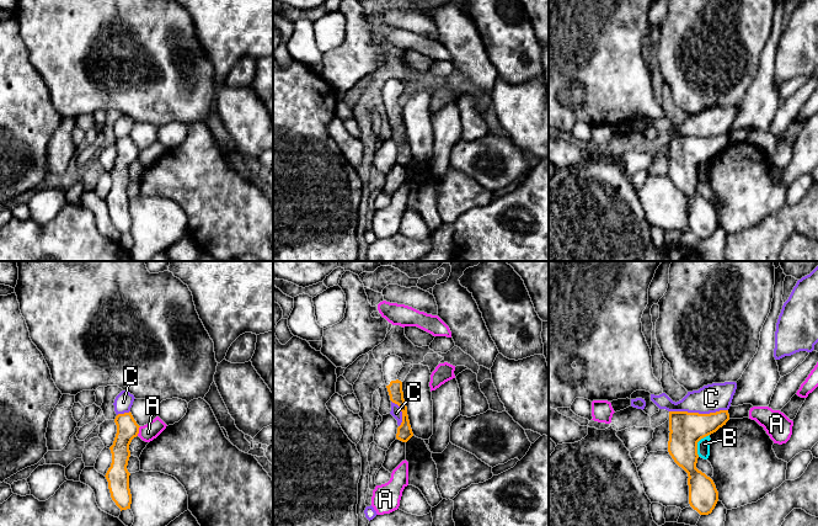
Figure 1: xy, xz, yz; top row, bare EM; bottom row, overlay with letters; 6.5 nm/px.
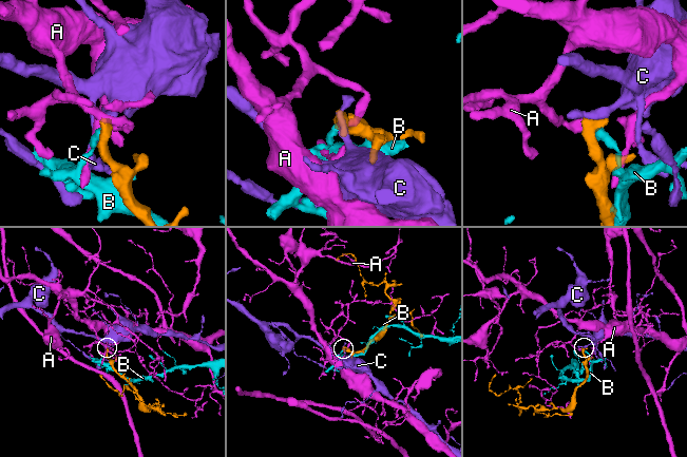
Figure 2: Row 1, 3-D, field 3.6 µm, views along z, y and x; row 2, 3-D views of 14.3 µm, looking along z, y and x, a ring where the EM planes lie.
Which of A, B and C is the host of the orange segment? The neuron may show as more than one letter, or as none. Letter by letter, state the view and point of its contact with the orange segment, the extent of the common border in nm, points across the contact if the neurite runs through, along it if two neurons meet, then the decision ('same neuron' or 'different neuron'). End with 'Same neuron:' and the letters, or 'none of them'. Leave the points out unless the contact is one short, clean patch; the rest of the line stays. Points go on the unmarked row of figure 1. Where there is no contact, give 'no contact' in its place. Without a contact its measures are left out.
A: meets orange in xy at (138, 155); contact 70 nm long; border along xy (140, 150), (137, 159); different neuron
B: meets orange in yz at (696, 168); contact 170 nm long; different neuron
C: meets orange in yz at (698, 137); contact 380 nm long; border along yz (727, 133), (709, 137), (669, 136); different neuron
Same neuron: none of them

